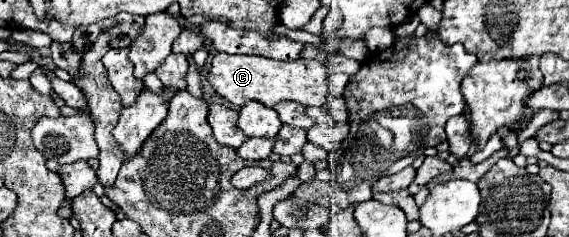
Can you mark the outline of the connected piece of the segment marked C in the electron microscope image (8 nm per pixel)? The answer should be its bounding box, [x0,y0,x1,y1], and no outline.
[208,53,330,107]

